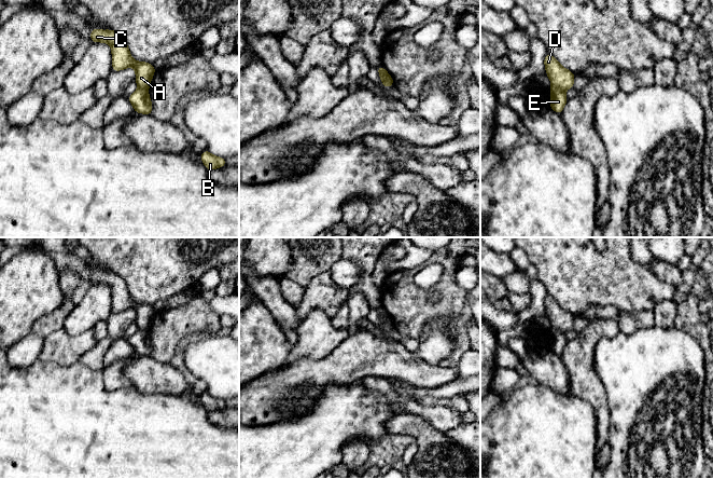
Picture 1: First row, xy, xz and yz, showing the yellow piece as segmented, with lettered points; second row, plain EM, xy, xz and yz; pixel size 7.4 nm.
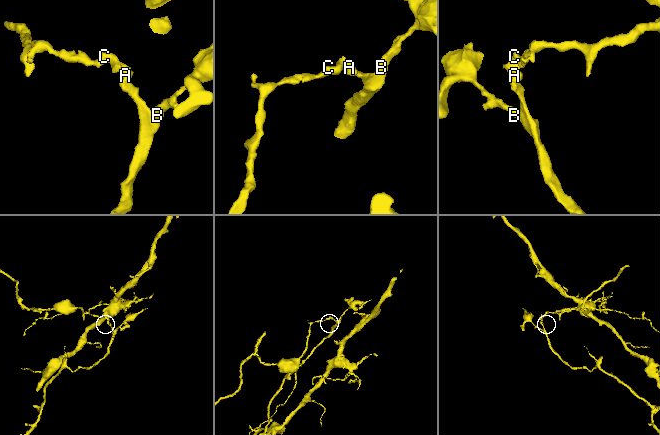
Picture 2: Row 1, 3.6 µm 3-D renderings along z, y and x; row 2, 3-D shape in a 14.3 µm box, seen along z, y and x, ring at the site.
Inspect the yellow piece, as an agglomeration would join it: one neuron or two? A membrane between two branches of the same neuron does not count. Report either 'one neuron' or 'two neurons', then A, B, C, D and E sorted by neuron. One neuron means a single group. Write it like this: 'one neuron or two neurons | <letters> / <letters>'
two neurons | A C D / B E

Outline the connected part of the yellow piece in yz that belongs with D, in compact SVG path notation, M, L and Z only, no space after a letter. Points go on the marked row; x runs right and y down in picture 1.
M546 54L544 65L553 87L562 91L573 87L575 74L563 68L553 55Z

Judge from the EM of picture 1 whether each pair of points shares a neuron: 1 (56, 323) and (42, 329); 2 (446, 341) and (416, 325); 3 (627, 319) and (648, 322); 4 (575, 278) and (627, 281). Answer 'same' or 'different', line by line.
1: same
2: different
3: same
4: same

